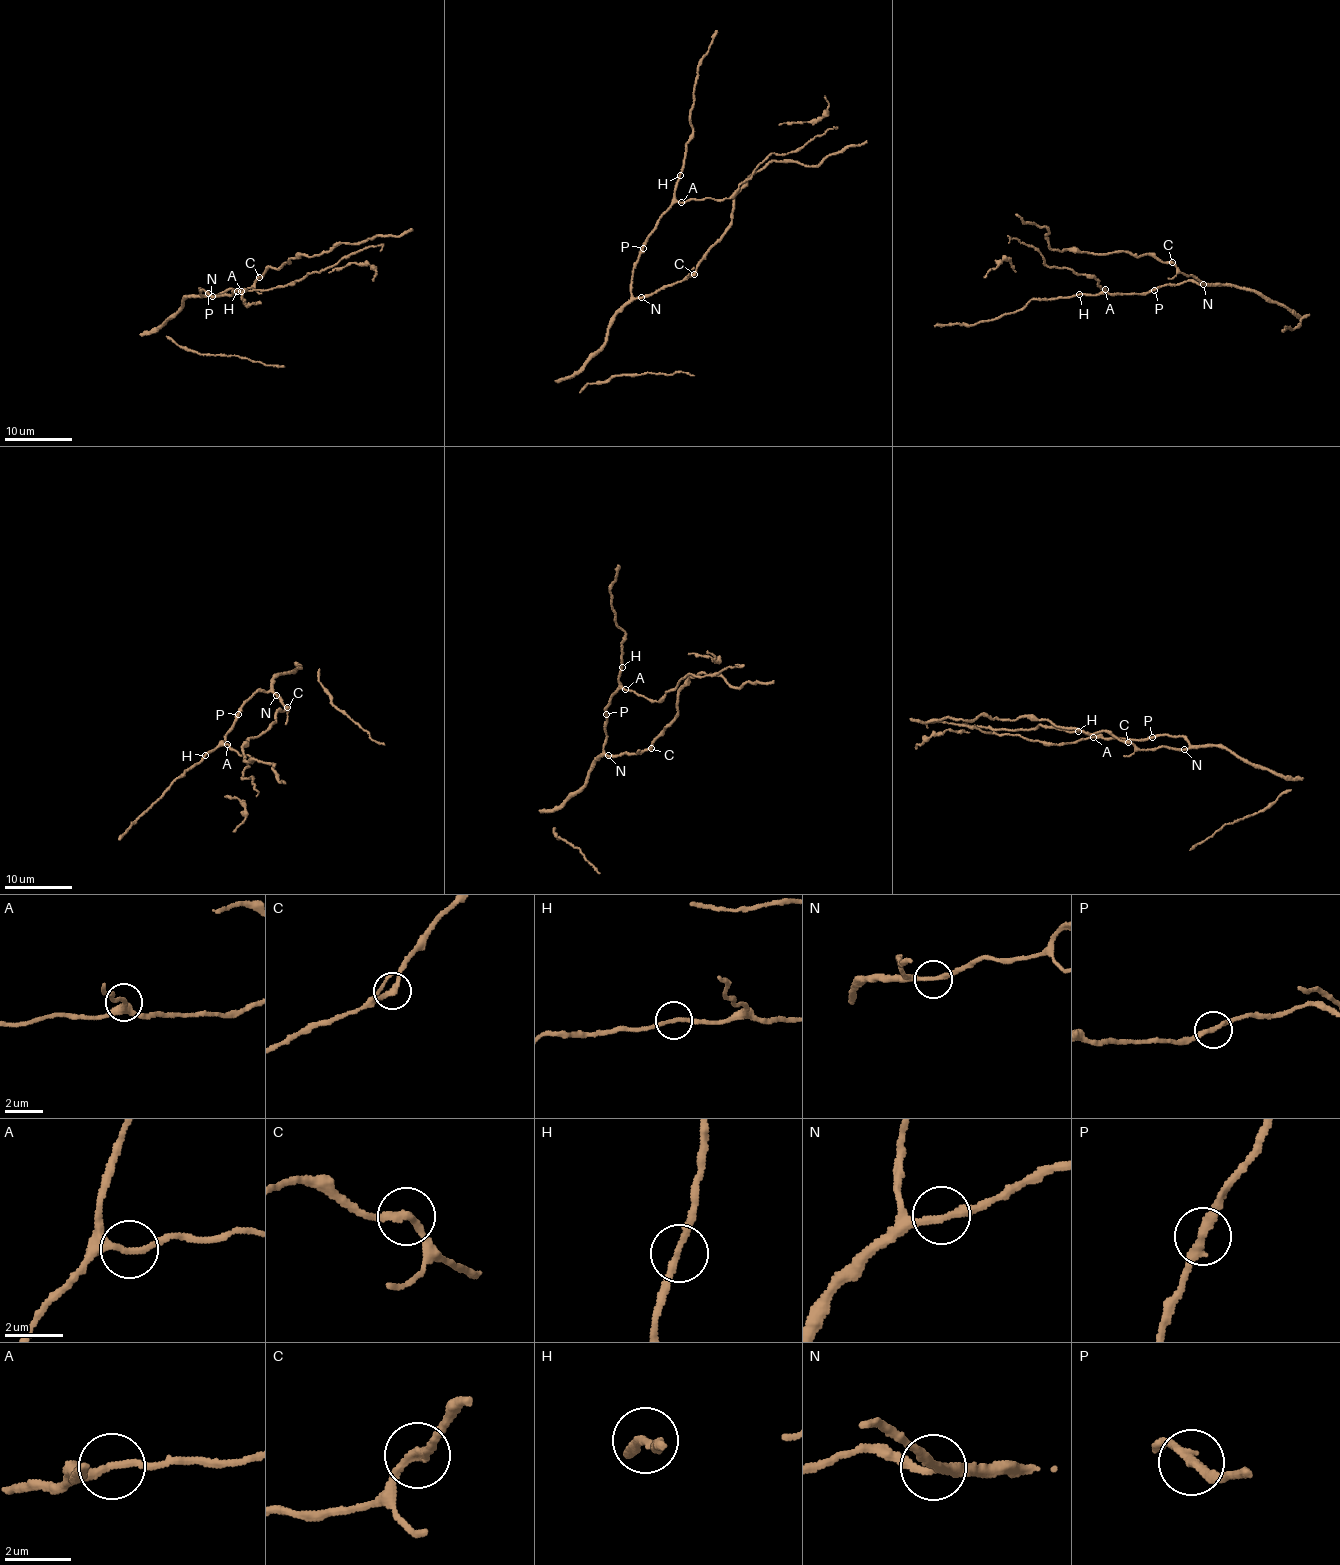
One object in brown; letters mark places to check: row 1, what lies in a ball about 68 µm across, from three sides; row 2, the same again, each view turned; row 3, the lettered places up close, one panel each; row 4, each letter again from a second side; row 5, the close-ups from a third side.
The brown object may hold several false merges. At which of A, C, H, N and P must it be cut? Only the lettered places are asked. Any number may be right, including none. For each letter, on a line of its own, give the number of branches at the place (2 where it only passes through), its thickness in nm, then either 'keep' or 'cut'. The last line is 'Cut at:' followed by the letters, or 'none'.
A: 2 | 240 nm | cut
C: 2 | 260 nm | cut
H: 2 | 220 nm | cut
N: 2 | 240 nm | keep
P: 2 | 280 nm | keep
Cut at: A, C, H

